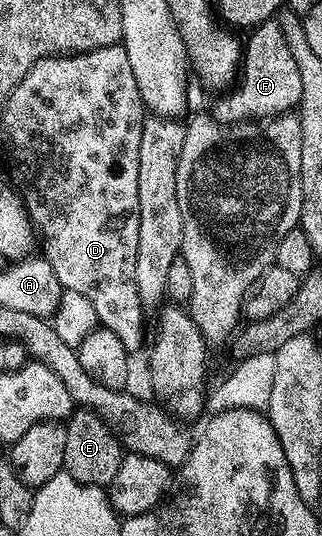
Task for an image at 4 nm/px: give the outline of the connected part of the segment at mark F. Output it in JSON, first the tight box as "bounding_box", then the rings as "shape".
{"bounding_box":[209,20,301,121],"shape":[[[278,20],[262,21],[250,30],[251,37],[241,49],[241,68],[233,87],[222,94],[223,97],[209,109],[211,116],[219,121],[253,121],[277,117],[280,113],[290,113],[301,99],[301,75],[293,60],[293,51],[285,43]]]}

